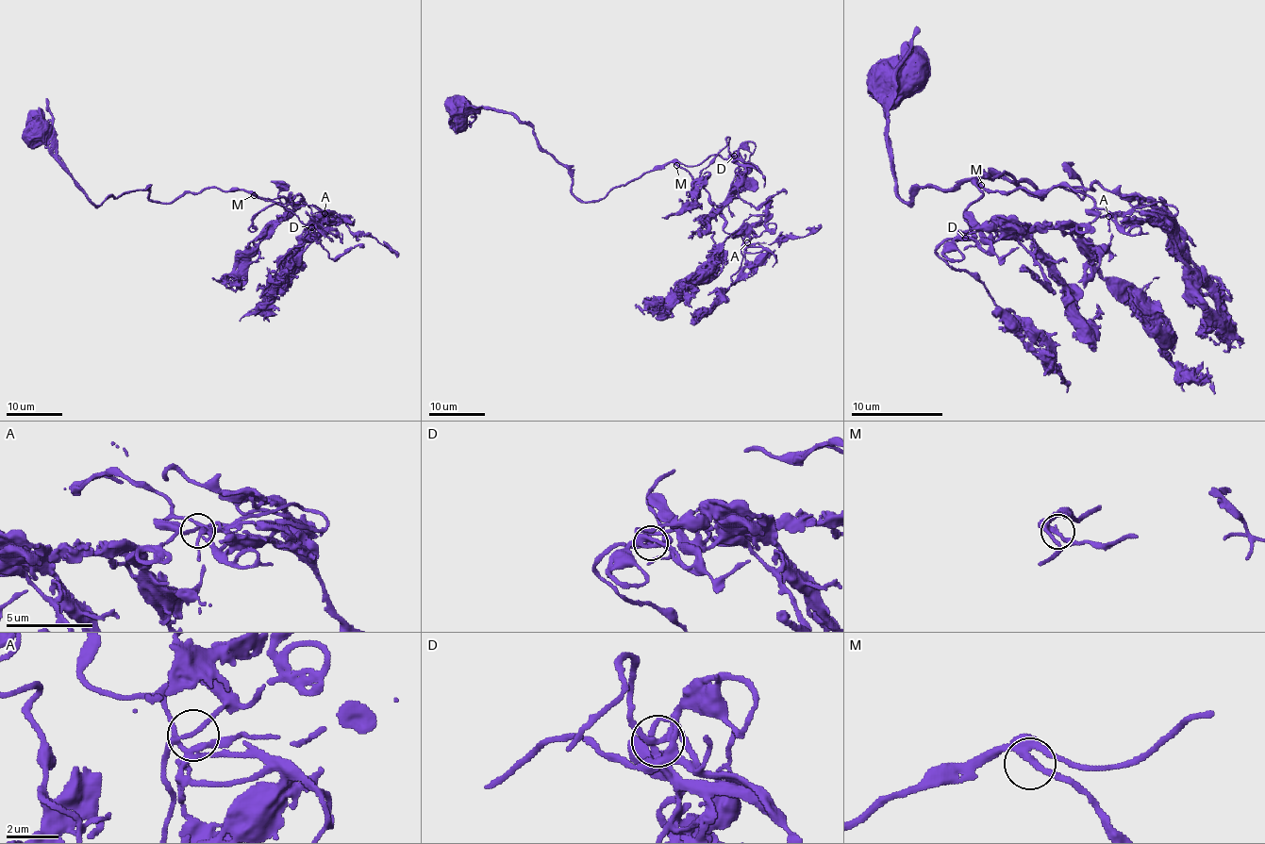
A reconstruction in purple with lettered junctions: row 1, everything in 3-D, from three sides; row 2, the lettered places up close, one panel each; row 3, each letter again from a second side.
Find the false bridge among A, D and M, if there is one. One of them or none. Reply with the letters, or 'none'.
none

